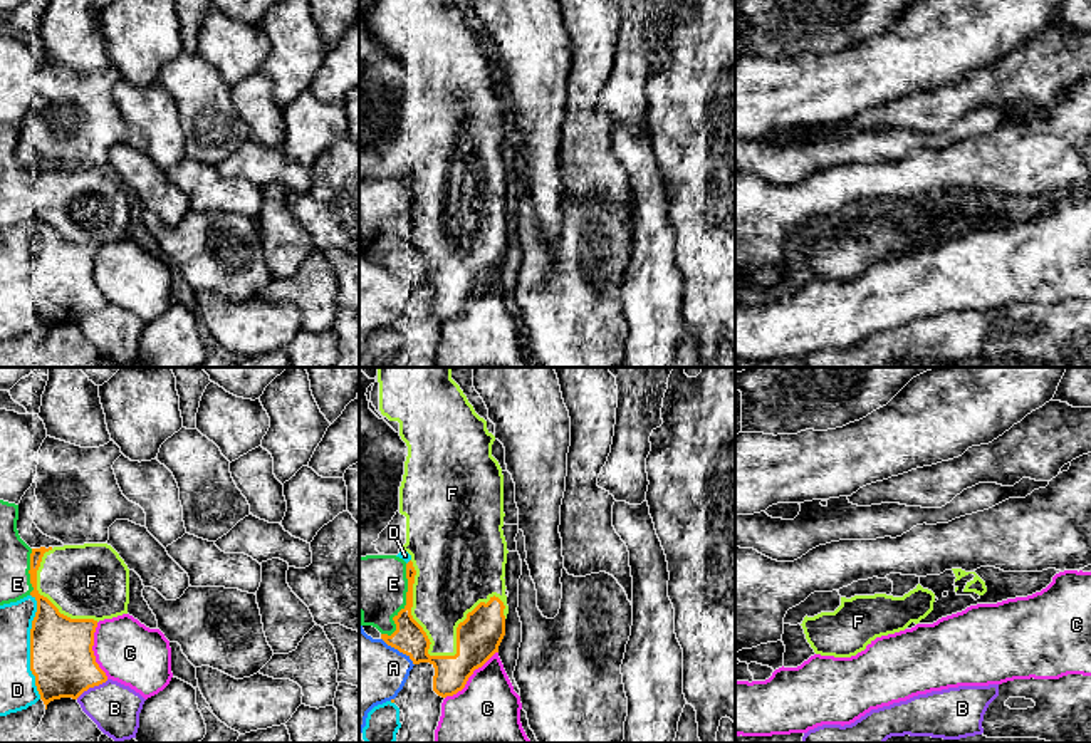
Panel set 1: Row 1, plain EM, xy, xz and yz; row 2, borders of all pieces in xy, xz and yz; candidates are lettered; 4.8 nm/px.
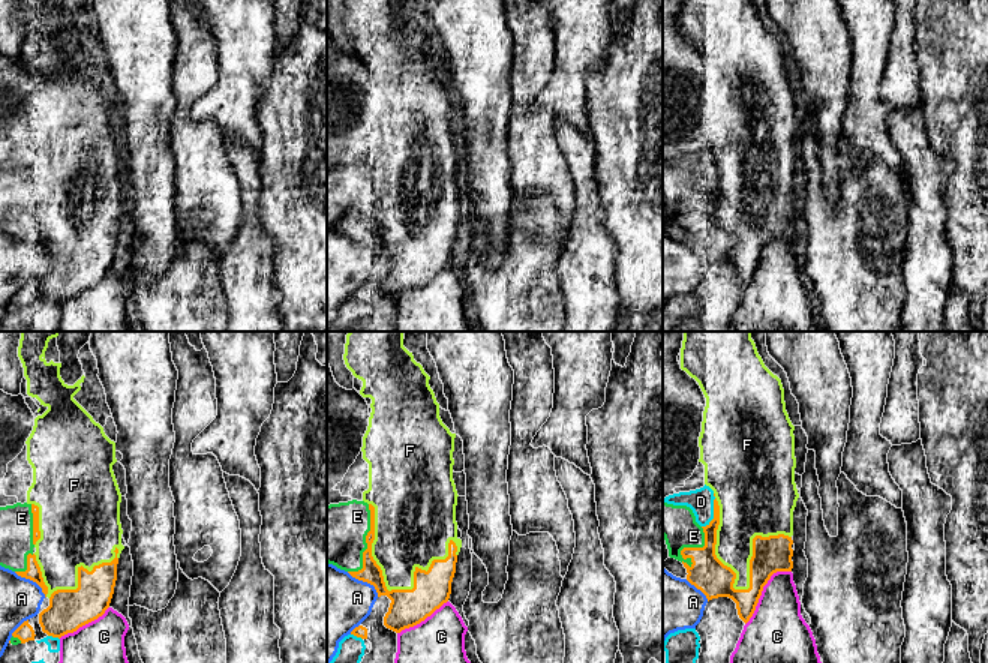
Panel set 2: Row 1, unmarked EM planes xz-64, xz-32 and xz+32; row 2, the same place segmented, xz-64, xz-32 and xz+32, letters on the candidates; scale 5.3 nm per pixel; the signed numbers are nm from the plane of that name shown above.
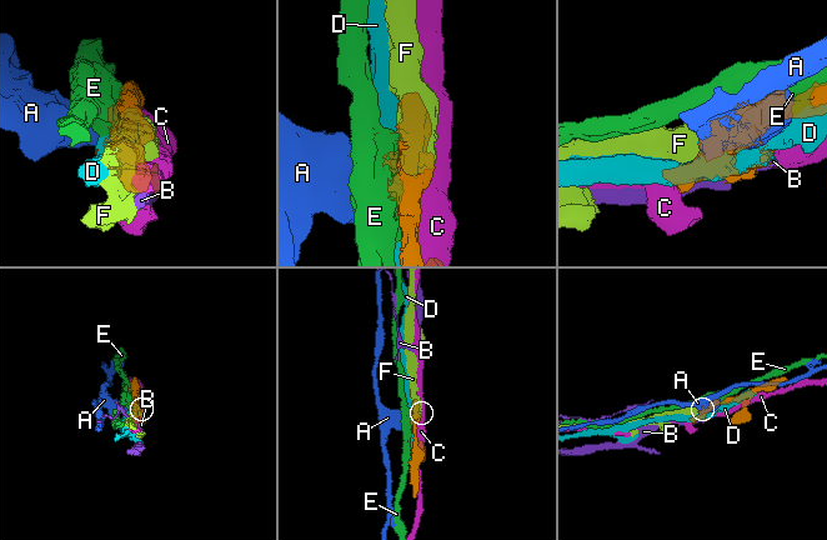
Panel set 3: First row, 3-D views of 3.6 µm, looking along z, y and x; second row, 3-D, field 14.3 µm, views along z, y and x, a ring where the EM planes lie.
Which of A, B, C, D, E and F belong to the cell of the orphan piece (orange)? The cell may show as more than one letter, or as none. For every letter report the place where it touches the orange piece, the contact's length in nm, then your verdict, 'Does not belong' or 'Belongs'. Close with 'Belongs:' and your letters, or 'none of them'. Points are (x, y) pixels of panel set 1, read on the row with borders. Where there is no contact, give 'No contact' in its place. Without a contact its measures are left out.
A: Touches orange at xz (398, 649). Shared border 200 nm. Does not belong
B: Touches orange at xy (91, 686). Shared border 180 nm. Does not belong
C: Touches orange at xz (470, 675). Shared border 340 nm. Does not belong
D: Touches orange at xy (31, 646). Shared border 500 nm. Does not belong
E: Touches orange at xz (407, 604). Shared border 360 nm. Does not belong
F: Touches orange at xz (440, 656). Shared border 550 nm. Belongs
Belongs: F

